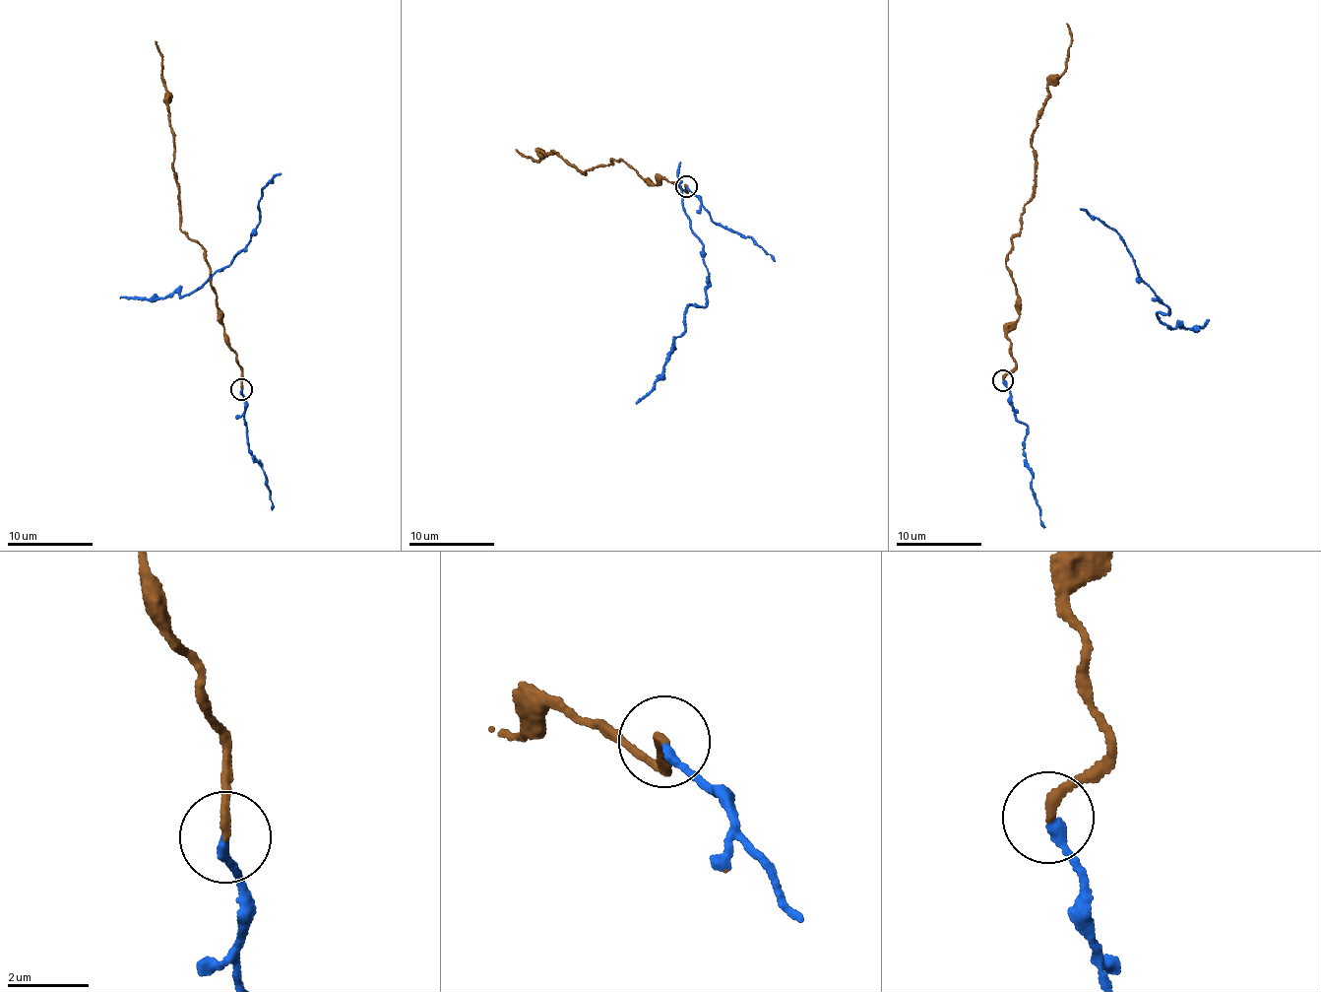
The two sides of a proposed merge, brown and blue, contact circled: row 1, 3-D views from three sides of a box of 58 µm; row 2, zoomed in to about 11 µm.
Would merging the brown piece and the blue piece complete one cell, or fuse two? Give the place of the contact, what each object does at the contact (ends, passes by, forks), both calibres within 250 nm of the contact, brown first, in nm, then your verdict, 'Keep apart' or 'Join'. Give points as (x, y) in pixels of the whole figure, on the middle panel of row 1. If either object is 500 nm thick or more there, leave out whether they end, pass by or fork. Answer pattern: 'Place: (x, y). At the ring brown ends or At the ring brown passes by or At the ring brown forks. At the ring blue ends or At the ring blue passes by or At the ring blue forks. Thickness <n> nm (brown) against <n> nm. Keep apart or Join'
Place: (686, 186). At the ring brown ends. At the ring blue ends. Thickness 220 nm (brown) against 240 nm. Join

